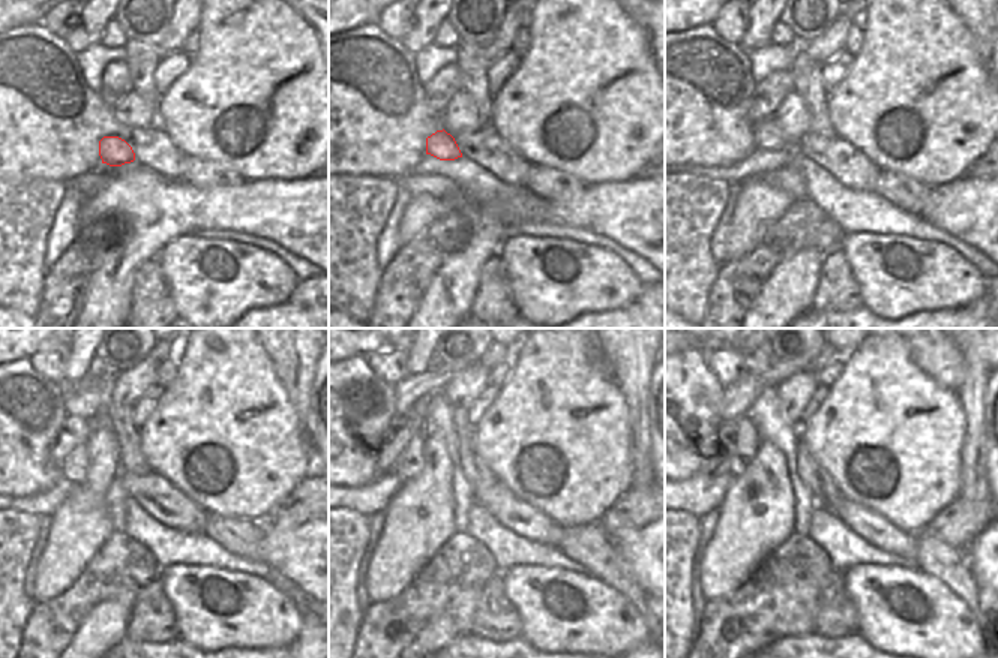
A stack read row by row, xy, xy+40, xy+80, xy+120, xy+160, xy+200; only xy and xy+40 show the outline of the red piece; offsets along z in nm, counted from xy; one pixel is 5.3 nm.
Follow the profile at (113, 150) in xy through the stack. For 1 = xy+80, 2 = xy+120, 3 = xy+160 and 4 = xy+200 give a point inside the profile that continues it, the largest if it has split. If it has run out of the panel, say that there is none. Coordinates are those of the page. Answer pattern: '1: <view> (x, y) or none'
1: xy+80 (767, 135)
2: xy+120 (74, 466)
3: xy+160 (410, 463)
4: xy+200 (746, 436)

